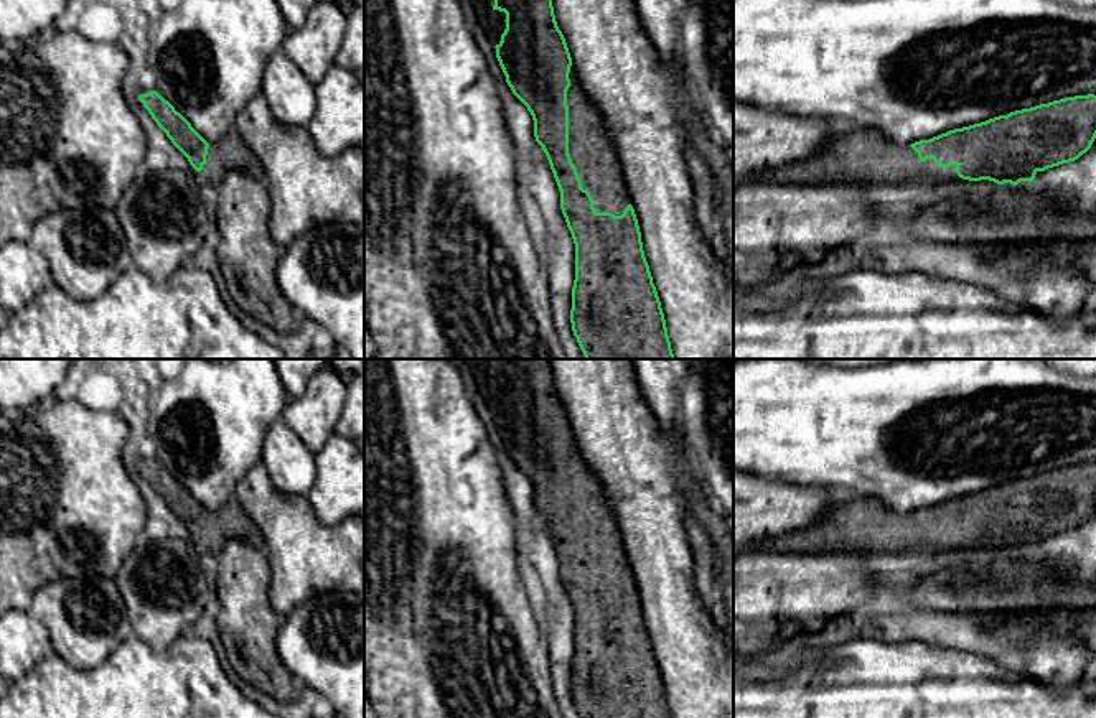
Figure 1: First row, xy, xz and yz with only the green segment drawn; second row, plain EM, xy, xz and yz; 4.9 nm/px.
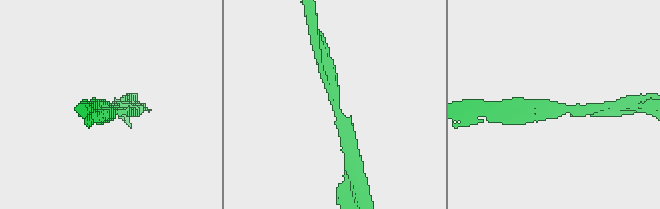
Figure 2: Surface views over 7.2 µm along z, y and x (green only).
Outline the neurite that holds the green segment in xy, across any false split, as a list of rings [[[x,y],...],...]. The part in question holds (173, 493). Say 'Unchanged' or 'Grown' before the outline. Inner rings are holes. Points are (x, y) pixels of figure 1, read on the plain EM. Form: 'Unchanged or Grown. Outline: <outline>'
Grown. Outline: [[[157,459],[138,464],[138,469],[196,540],[206,534],[214,547],[241,540],[265,553],[260,530],[234,497],[209,514]]]

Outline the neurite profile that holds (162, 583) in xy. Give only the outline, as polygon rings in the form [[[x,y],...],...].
[[[142,535],[135,548],[114,575],[122,594],[130,634],[155,652],[166,650],[180,636],[191,632],[203,614],[203,588],[208,583],[208,563],[199,543],[166,535],[152,542]]]

